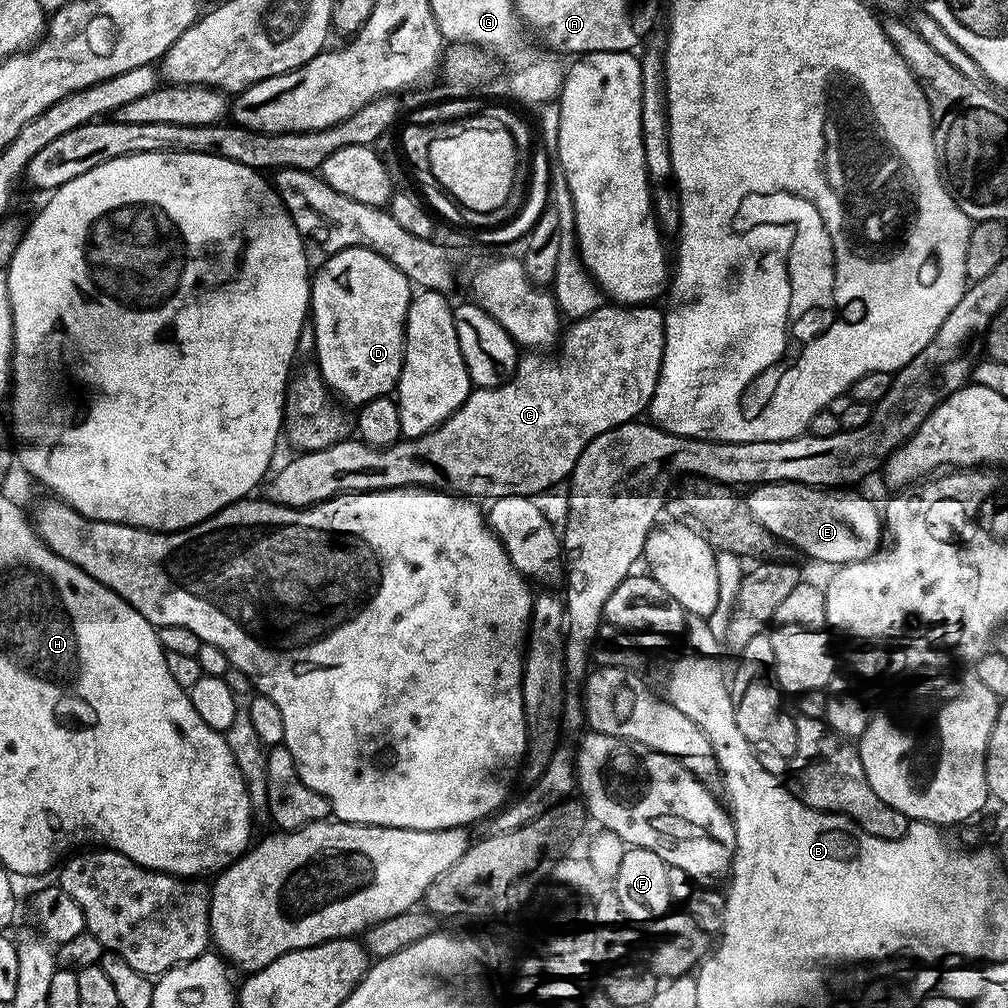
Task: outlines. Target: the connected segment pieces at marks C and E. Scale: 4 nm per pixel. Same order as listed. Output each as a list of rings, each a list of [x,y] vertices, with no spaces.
[[[601,306],[600,308],[594,310],[589,316],[582,317],[580,319],[573,319],[571,323],[567,325],[566,331],[563,333],[562,339],[559,341],[558,349],[560,348],[560,356],[548,356],[552,354],[524,354],[519,357],[516,361],[516,369],[514,374],[510,379],[508,379],[505,384],[498,386],[497,388],[478,388],[473,387],[472,391],[469,392],[466,402],[462,402],[462,406],[458,406],[458,410],[454,410],[454,414],[450,414],[450,418],[446,418],[442,423],[436,428],[431,428],[426,434],[422,434],[418,438],[413,440],[407,438],[401,438],[397,444],[391,444],[389,448],[372,448],[368,444],[363,444],[359,438],[345,438],[337,442],[337,444],[331,444],[326,446],[322,450],[314,450],[313,452],[301,452],[299,454],[293,455],[293,460],[289,462],[285,468],[277,467],[275,469],[274,475],[267,481],[266,492],[267,499],[271,500],[274,504],[280,504],[284,508],[310,508],[314,504],[320,504],[324,500],[329,500],[335,496],[341,496],[344,492],[377,492],[378,490],[386,490],[387,488],[435,488],[437,492],[450,492],[457,496],[467,496],[469,498],[481,498],[480,496],[485,496],[485,501],[491,502],[502,498],[503,496],[530,496],[533,498],[539,497],[539,492],[544,492],[547,490],[551,484],[563,485],[565,481],[571,477],[574,466],[578,462],[578,458],[582,454],[582,450],[587,446],[589,440],[598,438],[598,434],[606,434],[606,430],[611,428],[617,428],[623,424],[633,423],[637,418],[643,417],[648,410],[648,404],[654,398],[654,390],[658,386],[658,374],[662,370],[662,354],[664,353],[664,312],[661,309],[656,309],[656,306]]]
[[[757,484],[751,489],[752,492],[746,496],[750,514],[754,516],[780,541],[791,545],[793,549],[805,552],[824,564],[839,566],[842,564],[853,564],[869,560],[877,552],[881,551],[882,543],[886,536],[886,529],[882,519],[881,509],[876,508],[872,500],[859,496],[856,490],[841,490],[840,488],[812,488],[809,484]]]

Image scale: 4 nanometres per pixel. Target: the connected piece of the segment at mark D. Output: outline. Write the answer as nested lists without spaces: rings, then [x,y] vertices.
[[[347,248],[331,253],[327,259],[317,272],[315,269],[310,280],[310,319],[316,339],[314,364],[320,369],[320,377],[328,389],[345,405],[359,406],[389,395],[400,381],[404,361],[404,323],[414,288],[402,270],[386,262],[382,254],[374,254],[374,250]]]

